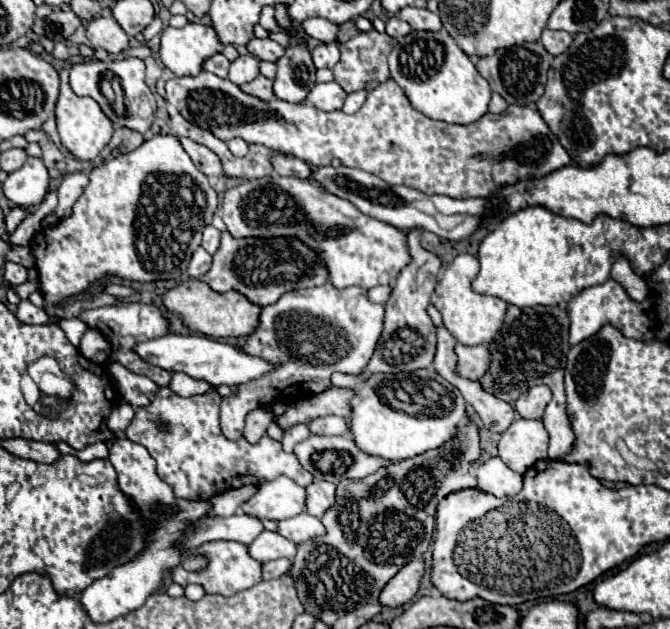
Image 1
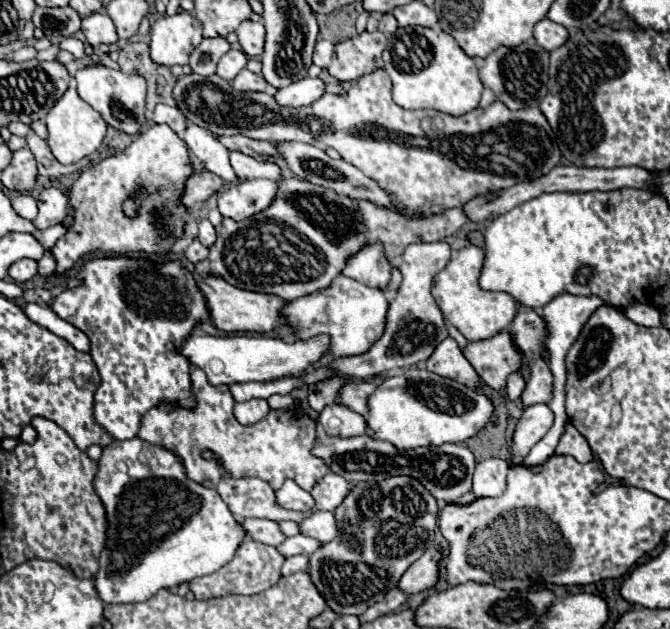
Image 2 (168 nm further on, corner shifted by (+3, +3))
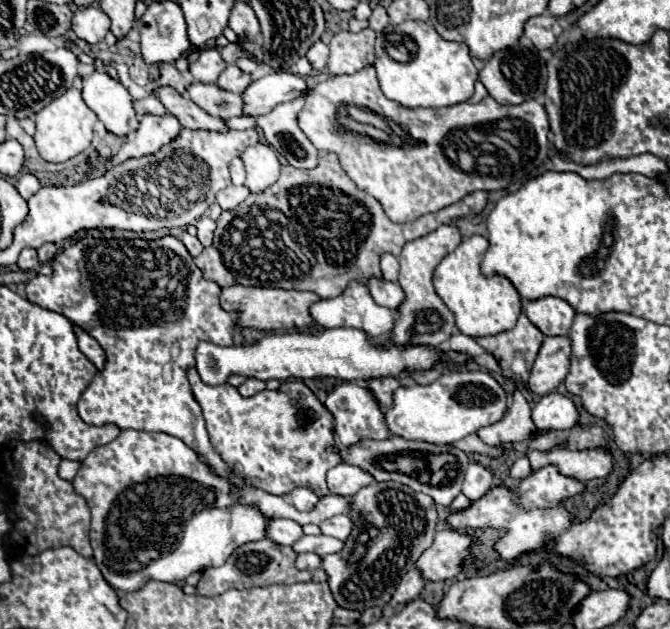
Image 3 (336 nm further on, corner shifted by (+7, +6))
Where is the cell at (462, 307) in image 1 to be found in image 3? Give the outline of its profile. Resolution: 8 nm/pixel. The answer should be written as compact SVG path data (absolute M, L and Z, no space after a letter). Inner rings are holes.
M470 236L462 240L462 244L454 252L450 252L434 270L434 288L438 296L454 312L460 332L472 338L494 336L514 328L522 312L522 298L506 276L496 274L486 278L480 272L480 260L486 250L488 240L484 236Z

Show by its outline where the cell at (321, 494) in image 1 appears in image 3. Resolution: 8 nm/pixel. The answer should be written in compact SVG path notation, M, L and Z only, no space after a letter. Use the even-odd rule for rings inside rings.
M338 464L328 472L328 488L332 494L340 496L354 496L360 488L374 482L374 476L370 472L364 472L360 466L352 464Z

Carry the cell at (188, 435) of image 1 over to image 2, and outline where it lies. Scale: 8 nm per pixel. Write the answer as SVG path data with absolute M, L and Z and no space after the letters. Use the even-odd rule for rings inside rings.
M198 367L192 369L190 379L192 393L196 395L196 407L192 407L192 411L184 411L184 407L176 407L174 403L168 403L168 407L152 407L152 411L148 411L140 421L138 437L160 447L168 447L168 451L176 451L192 481L216 489L224 475L232 475L234 479L258 477L272 489L278 489L284 479L292 479L302 489L310 491L312 485L328 473L324 461L310 453L316 433L314 419L296 419L296 409L286 409L270 411L262 421L244 427L232 413L236 403L226 385L210 385L208 377ZM204 451L212 451L218 459L204 459Z

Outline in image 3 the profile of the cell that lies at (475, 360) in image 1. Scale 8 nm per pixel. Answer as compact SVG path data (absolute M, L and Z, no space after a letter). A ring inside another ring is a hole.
M522 314L518 318L518 324L512 330L500 332L496 336L486 336L486 338L478 338L476 342L486 350L492 352L492 356L498 360L498 364L502 366L502 374L514 382L520 382L520 390L533 405L534 401L531 392L524 388L532 364L538 356L540 344L544 340L544 334L526 318L526 314Z

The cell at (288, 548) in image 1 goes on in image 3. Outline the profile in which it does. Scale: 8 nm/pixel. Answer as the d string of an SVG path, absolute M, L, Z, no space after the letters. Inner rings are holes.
M302 536L296 544L294 550L296 552L314 552L320 556L328 556L332 552L340 552L340 548L344 548L342 540L336 540L332 536Z

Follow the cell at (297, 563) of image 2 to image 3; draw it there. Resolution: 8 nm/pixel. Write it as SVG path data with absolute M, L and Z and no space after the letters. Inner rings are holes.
M298 554L296 558L298 570L314 570L314 568L320 568L320 564L322 564L322 558L316 554Z

